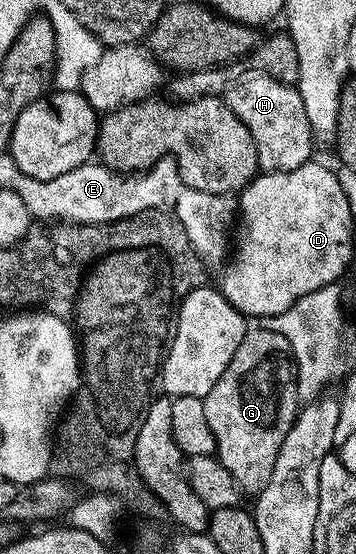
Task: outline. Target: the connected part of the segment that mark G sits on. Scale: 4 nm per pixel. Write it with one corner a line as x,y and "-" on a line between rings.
262,325
250,326
246,330
243,341
239,341
239,349
235,349
235,357
231,357
231,365
223,369
223,377
215,381
211,393
204,395
203,400
207,424
210,425
216,443
215,458
225,466
227,473
231,473
231,477
242,492
262,491
267,481
271,481
271,473
275,469
279,449
291,425
297,420
299,410
297,372
287,338
283,333
272,332

